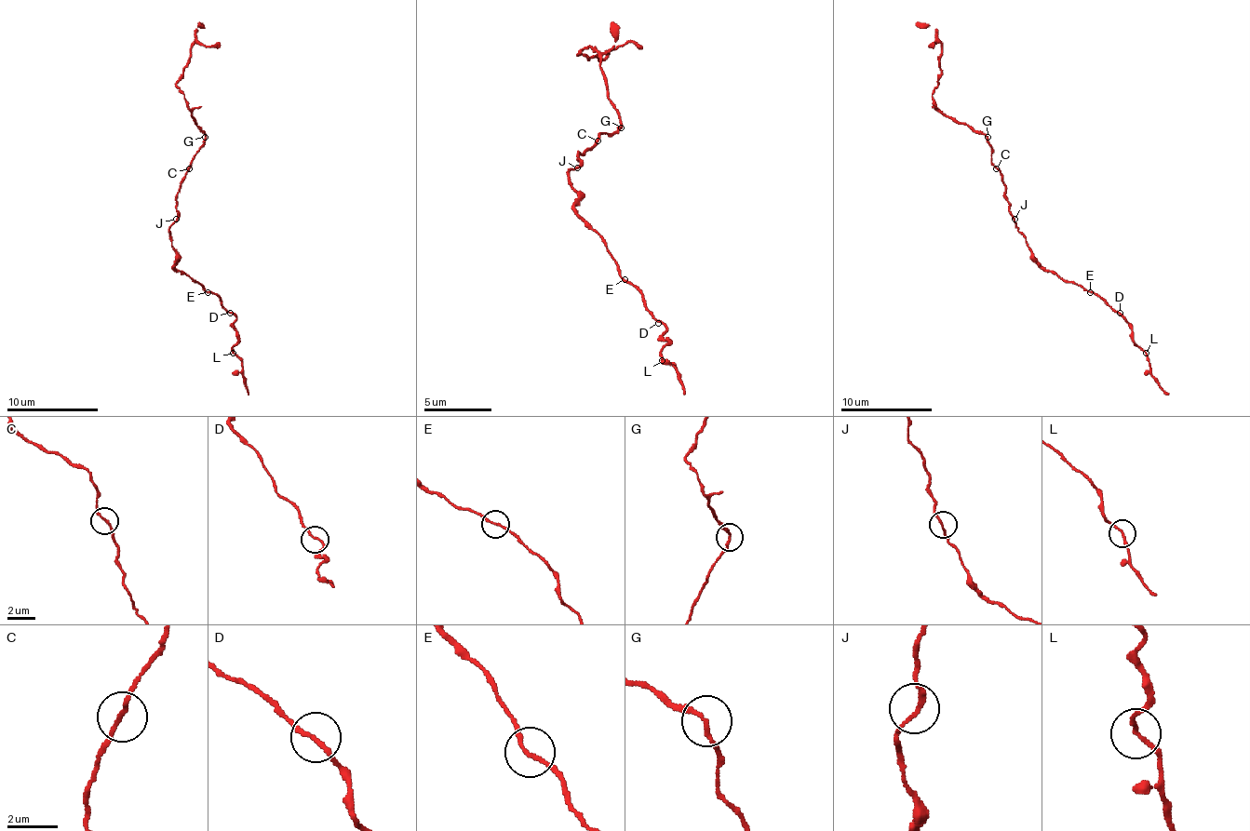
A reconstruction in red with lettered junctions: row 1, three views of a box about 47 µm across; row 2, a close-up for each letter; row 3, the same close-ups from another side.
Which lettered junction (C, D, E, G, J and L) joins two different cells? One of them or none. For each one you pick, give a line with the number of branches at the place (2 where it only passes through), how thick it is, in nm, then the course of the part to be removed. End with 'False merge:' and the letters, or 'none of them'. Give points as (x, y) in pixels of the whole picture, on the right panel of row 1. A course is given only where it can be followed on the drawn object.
False merge: none of them

